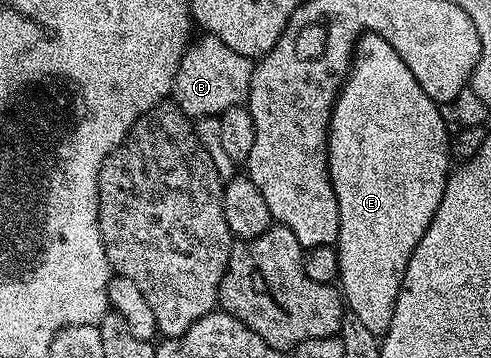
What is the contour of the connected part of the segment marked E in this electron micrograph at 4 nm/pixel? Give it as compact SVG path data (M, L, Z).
M364 32L354 47L354 58L350 62L350 72L346 76L346 82L338 90L338 96L334 99L334 109L330 115L330 129L326 131L326 164L330 167L330 181L336 194L336 206L340 210L340 226L338 227L338 239L336 247L340 258L340 270L337 283L349 315L360 318L360 323L372 334L379 338L386 335L388 326L392 326L392 314L396 310L396 298L400 294L400 282L404 282L404 270L408 266L408 258L412 258L412 250L420 246L420 238L424 238L424 230L436 218L436 210L440 210L440 198L444 198L444 186L446 179L452 171L452 157L450 154L451 133L446 132L446 120L442 117L443 109L412 78L412 70L404 66L404 58L380 38L375 32Z

